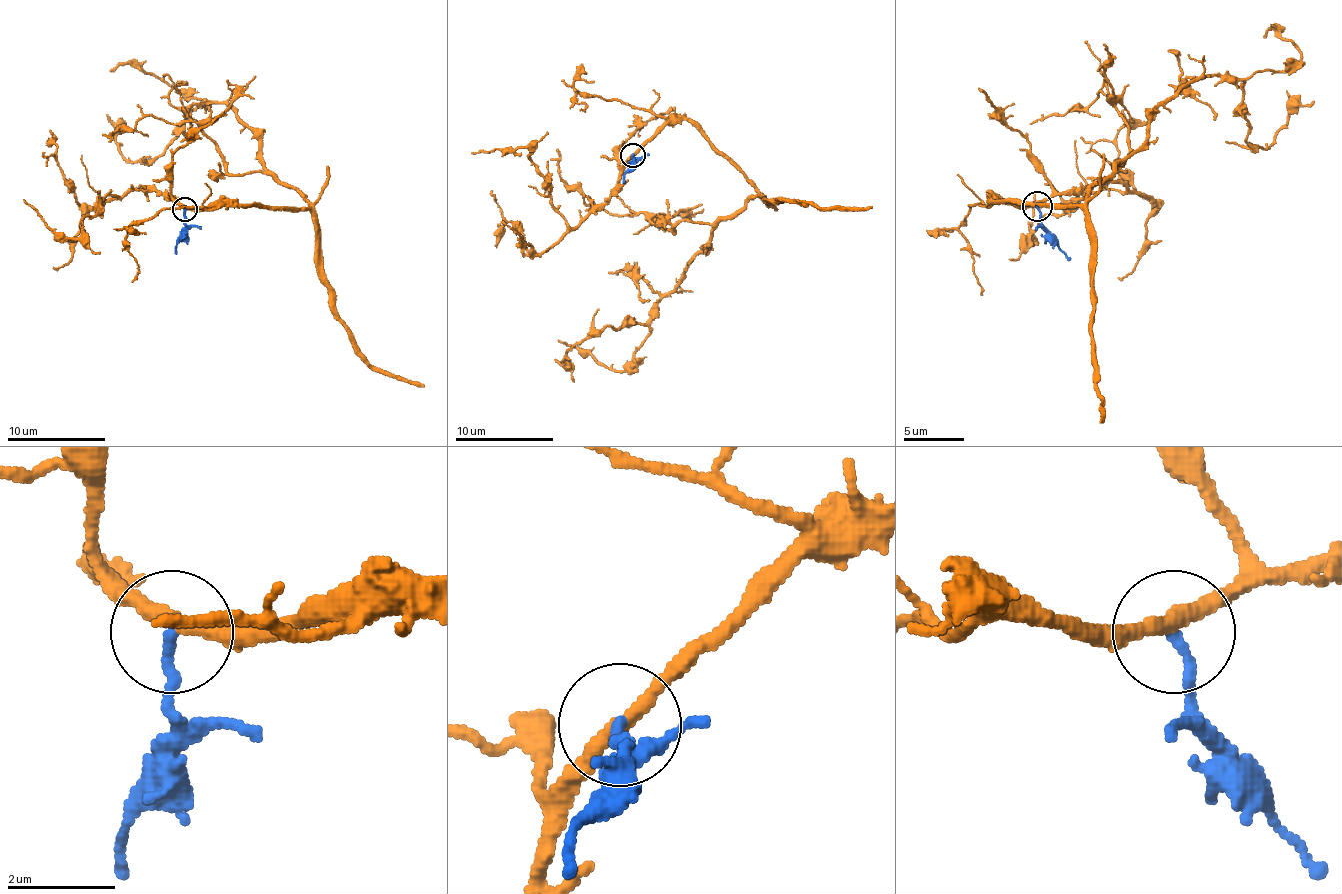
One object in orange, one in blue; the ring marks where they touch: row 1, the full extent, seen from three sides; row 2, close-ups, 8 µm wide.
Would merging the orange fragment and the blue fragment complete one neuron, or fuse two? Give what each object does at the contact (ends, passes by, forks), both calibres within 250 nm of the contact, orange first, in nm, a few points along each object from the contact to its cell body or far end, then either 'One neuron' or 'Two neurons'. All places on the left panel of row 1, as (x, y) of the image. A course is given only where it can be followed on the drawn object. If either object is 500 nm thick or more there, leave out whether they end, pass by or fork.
At the ring orange passes by. At the ring blue ends. Thickness 300 nm (orange) against 200 nm. Course of orange: (185, 210), (308, 200), (264, 165), (259, 138), (225, 104), (193, 109), (144, 160), (119, 148), (126, 123). Course of blue: (185, 210), (185, 232), (176, 254). Two neurons

